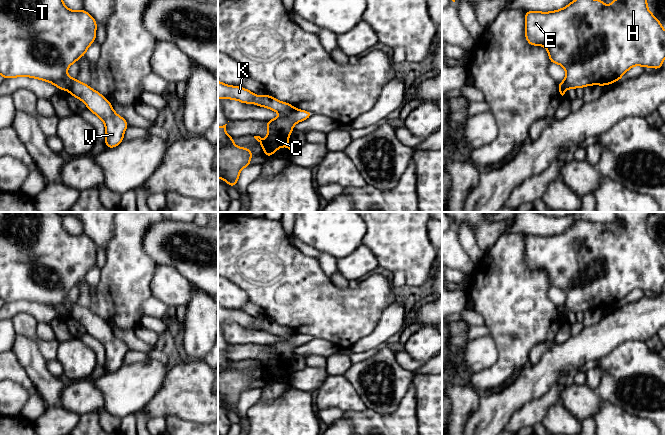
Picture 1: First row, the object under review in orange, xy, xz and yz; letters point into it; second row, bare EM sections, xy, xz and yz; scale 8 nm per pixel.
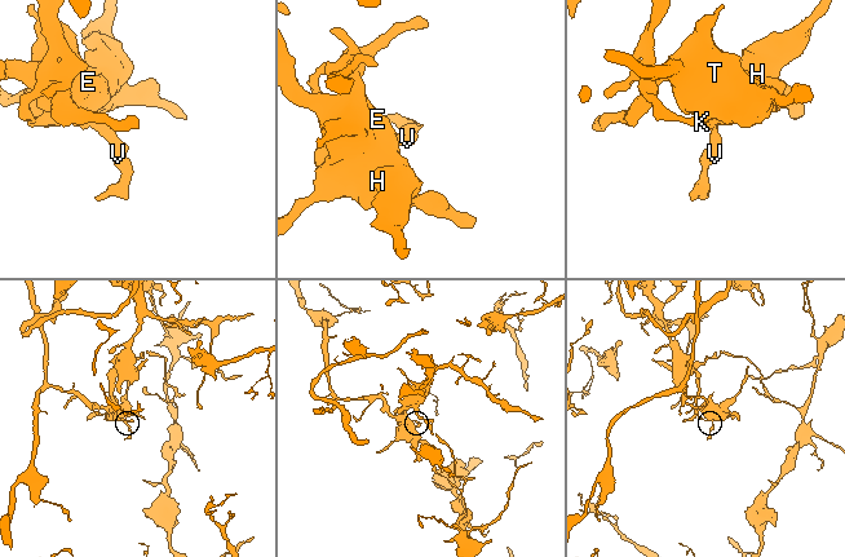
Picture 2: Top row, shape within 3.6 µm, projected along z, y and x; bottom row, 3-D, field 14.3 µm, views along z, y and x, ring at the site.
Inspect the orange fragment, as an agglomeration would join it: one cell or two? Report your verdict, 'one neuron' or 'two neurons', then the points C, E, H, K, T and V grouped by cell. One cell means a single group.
two neurons; groups C E H T V / K

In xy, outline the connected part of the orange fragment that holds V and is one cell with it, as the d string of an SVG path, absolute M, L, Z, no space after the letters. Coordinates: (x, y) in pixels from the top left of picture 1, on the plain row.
M0 212L0 299L4 303L33 301L50 307L64 307L69 317L83 325L87 332L105 348L106 372L115 372L124 365L123 359L129 350L127 345L115 337L111 327L87 308L67 300L67 293L85 280L88 271L96 264L97 245L86 235L72 235L62 224L57 212Z

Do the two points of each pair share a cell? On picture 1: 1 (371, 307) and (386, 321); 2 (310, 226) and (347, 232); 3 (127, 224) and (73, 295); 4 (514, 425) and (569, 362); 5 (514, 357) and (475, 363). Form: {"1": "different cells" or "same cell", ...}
{"1": "different cells", "2": "same cell", "3": "different cells", "4": "different cells", "5": "different cells"}

